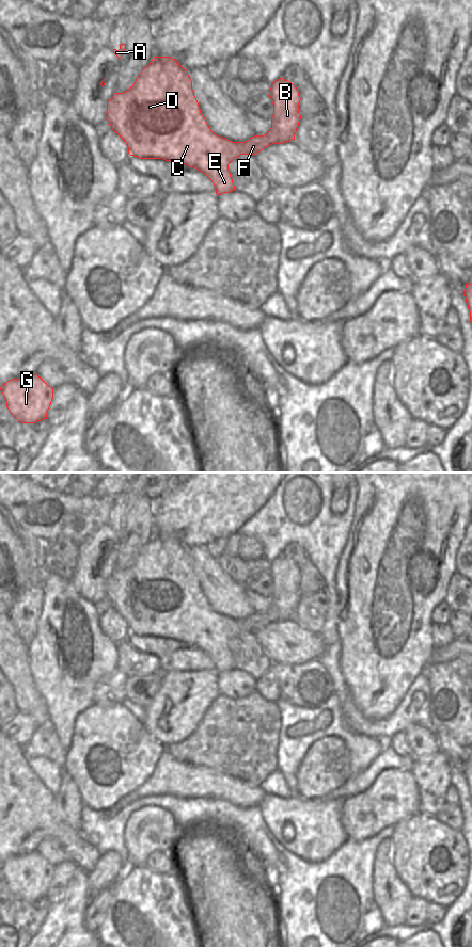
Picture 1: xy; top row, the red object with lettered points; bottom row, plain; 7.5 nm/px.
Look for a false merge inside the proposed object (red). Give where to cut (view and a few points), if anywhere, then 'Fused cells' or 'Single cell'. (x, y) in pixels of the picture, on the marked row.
No split. Single cell.

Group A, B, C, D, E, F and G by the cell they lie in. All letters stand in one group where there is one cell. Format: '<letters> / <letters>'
A B C D E F G

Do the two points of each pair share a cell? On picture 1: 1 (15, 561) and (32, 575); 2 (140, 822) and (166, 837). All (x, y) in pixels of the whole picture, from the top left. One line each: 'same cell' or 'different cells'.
1: same cell
2: same cell

